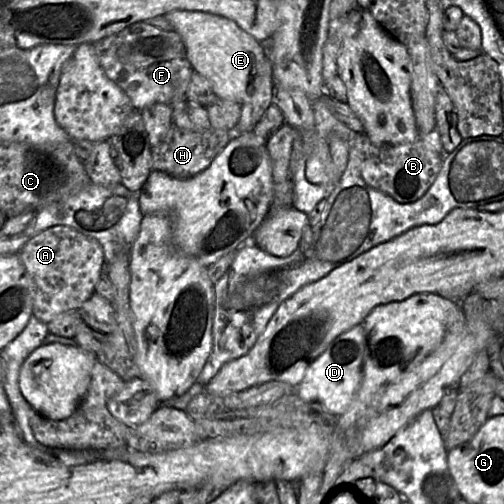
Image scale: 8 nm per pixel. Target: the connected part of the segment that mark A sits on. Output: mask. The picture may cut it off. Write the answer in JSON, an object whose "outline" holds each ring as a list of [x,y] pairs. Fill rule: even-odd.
{"outline":[[[68,226],[45,229],[29,239],[18,254],[33,283],[33,315],[46,324],[63,313],[76,312],[94,293],[104,270],[100,245]]]}

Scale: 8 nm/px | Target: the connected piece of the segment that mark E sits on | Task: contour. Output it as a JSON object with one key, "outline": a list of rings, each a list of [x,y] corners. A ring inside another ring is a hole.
{"outline":[[[175,10],[165,16],[181,36],[193,70],[207,79],[220,99],[241,105],[250,95],[256,77],[272,74],[263,43],[244,32],[234,21],[202,11]]]}

